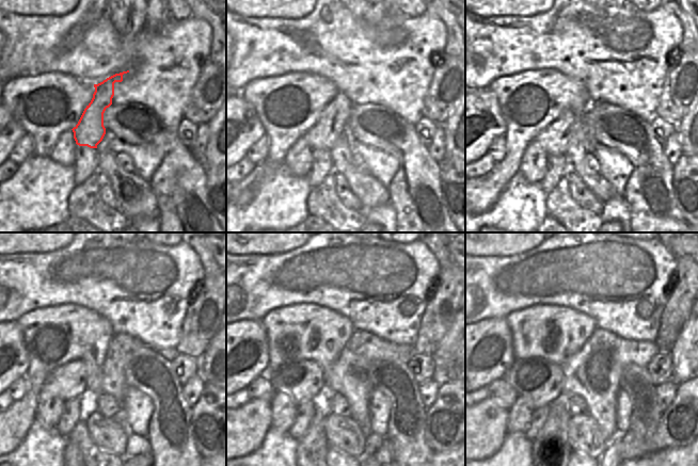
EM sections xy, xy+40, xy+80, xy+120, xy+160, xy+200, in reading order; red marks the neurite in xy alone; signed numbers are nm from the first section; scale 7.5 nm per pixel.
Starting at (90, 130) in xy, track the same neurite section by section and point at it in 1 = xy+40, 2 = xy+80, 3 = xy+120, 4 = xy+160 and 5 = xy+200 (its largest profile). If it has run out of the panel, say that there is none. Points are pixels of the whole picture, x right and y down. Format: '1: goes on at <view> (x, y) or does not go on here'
1: goes on at xy+40 (332, 123)
2: goes on at xy+80 (554, 139)
3: goes on at xy+120 (69, 381)
4: goes on at xy+160 (304, 380)
5: goes on at xy+200 (539, 382)

